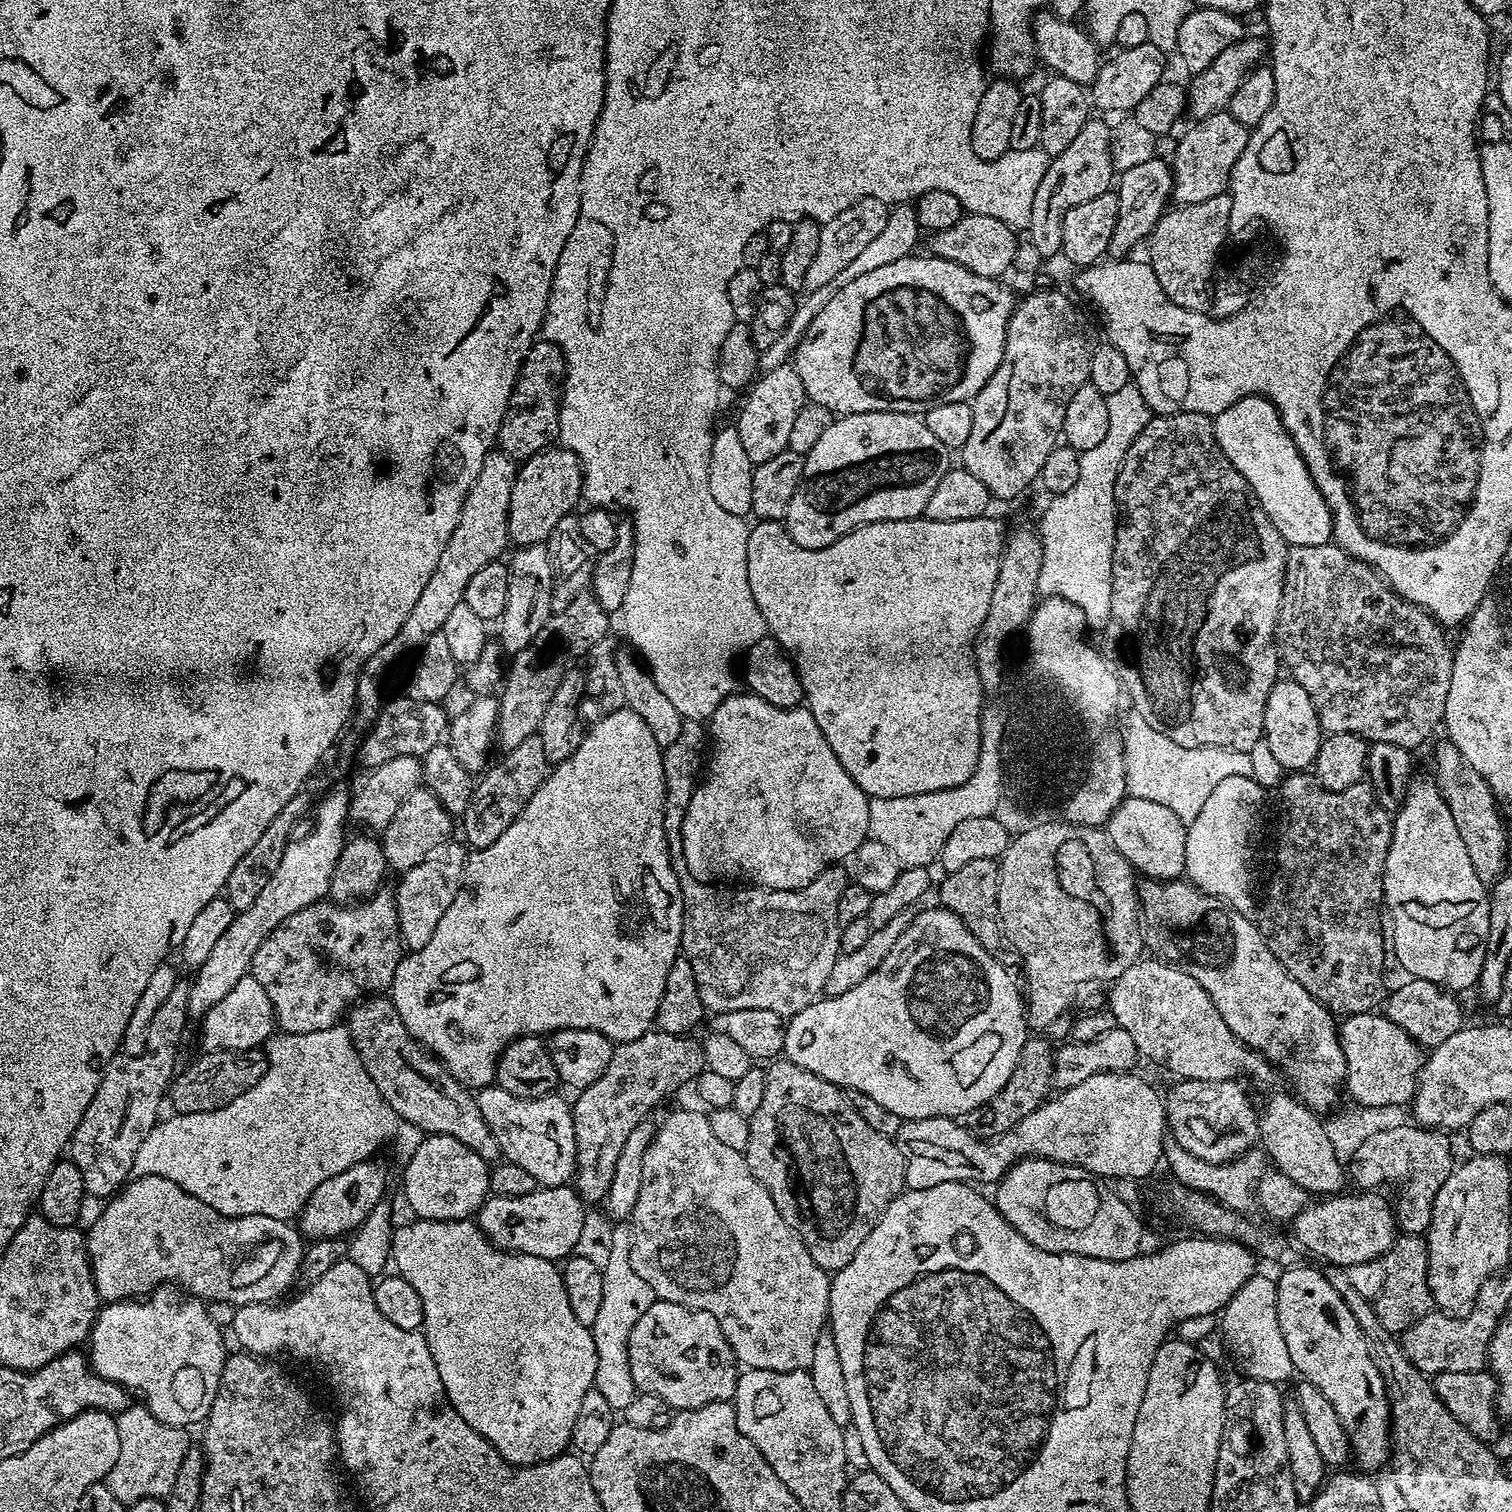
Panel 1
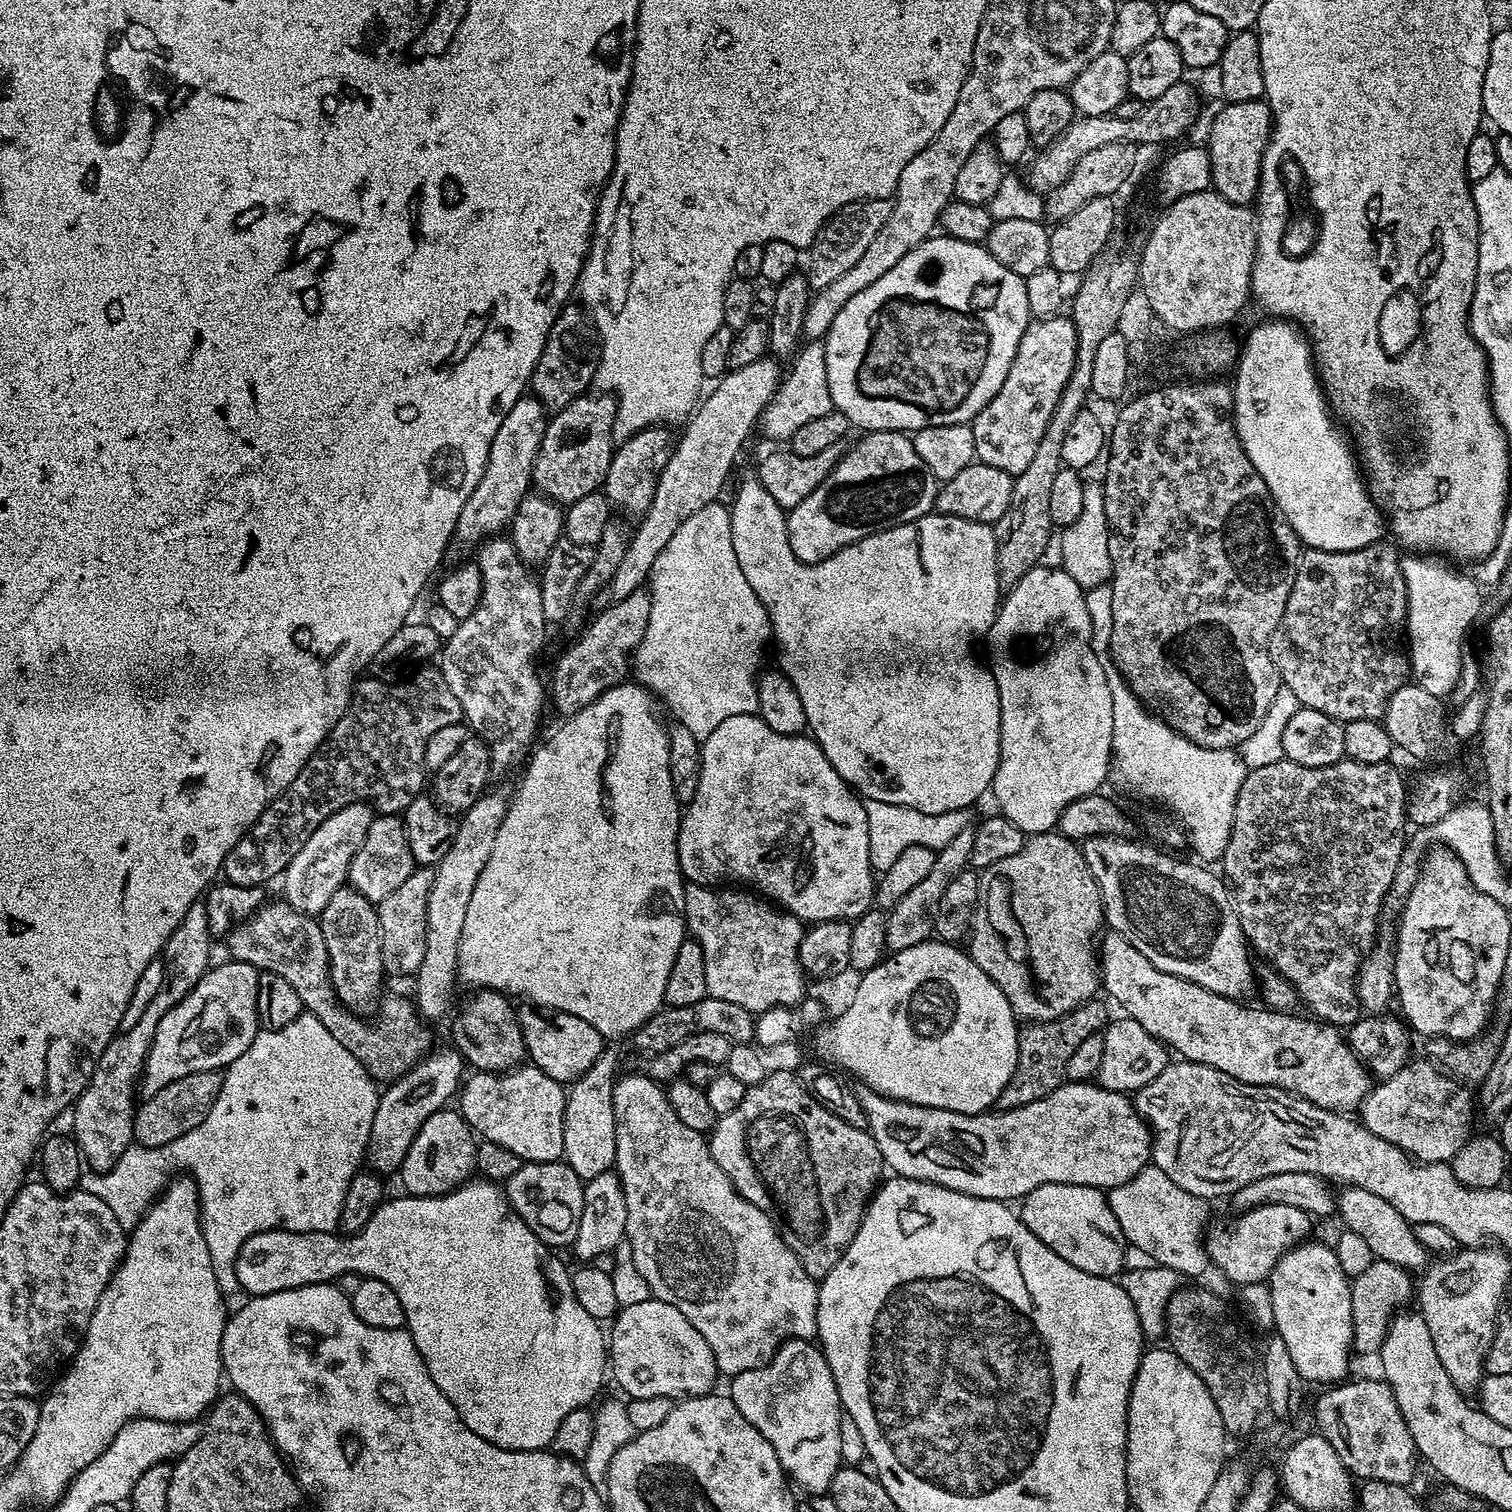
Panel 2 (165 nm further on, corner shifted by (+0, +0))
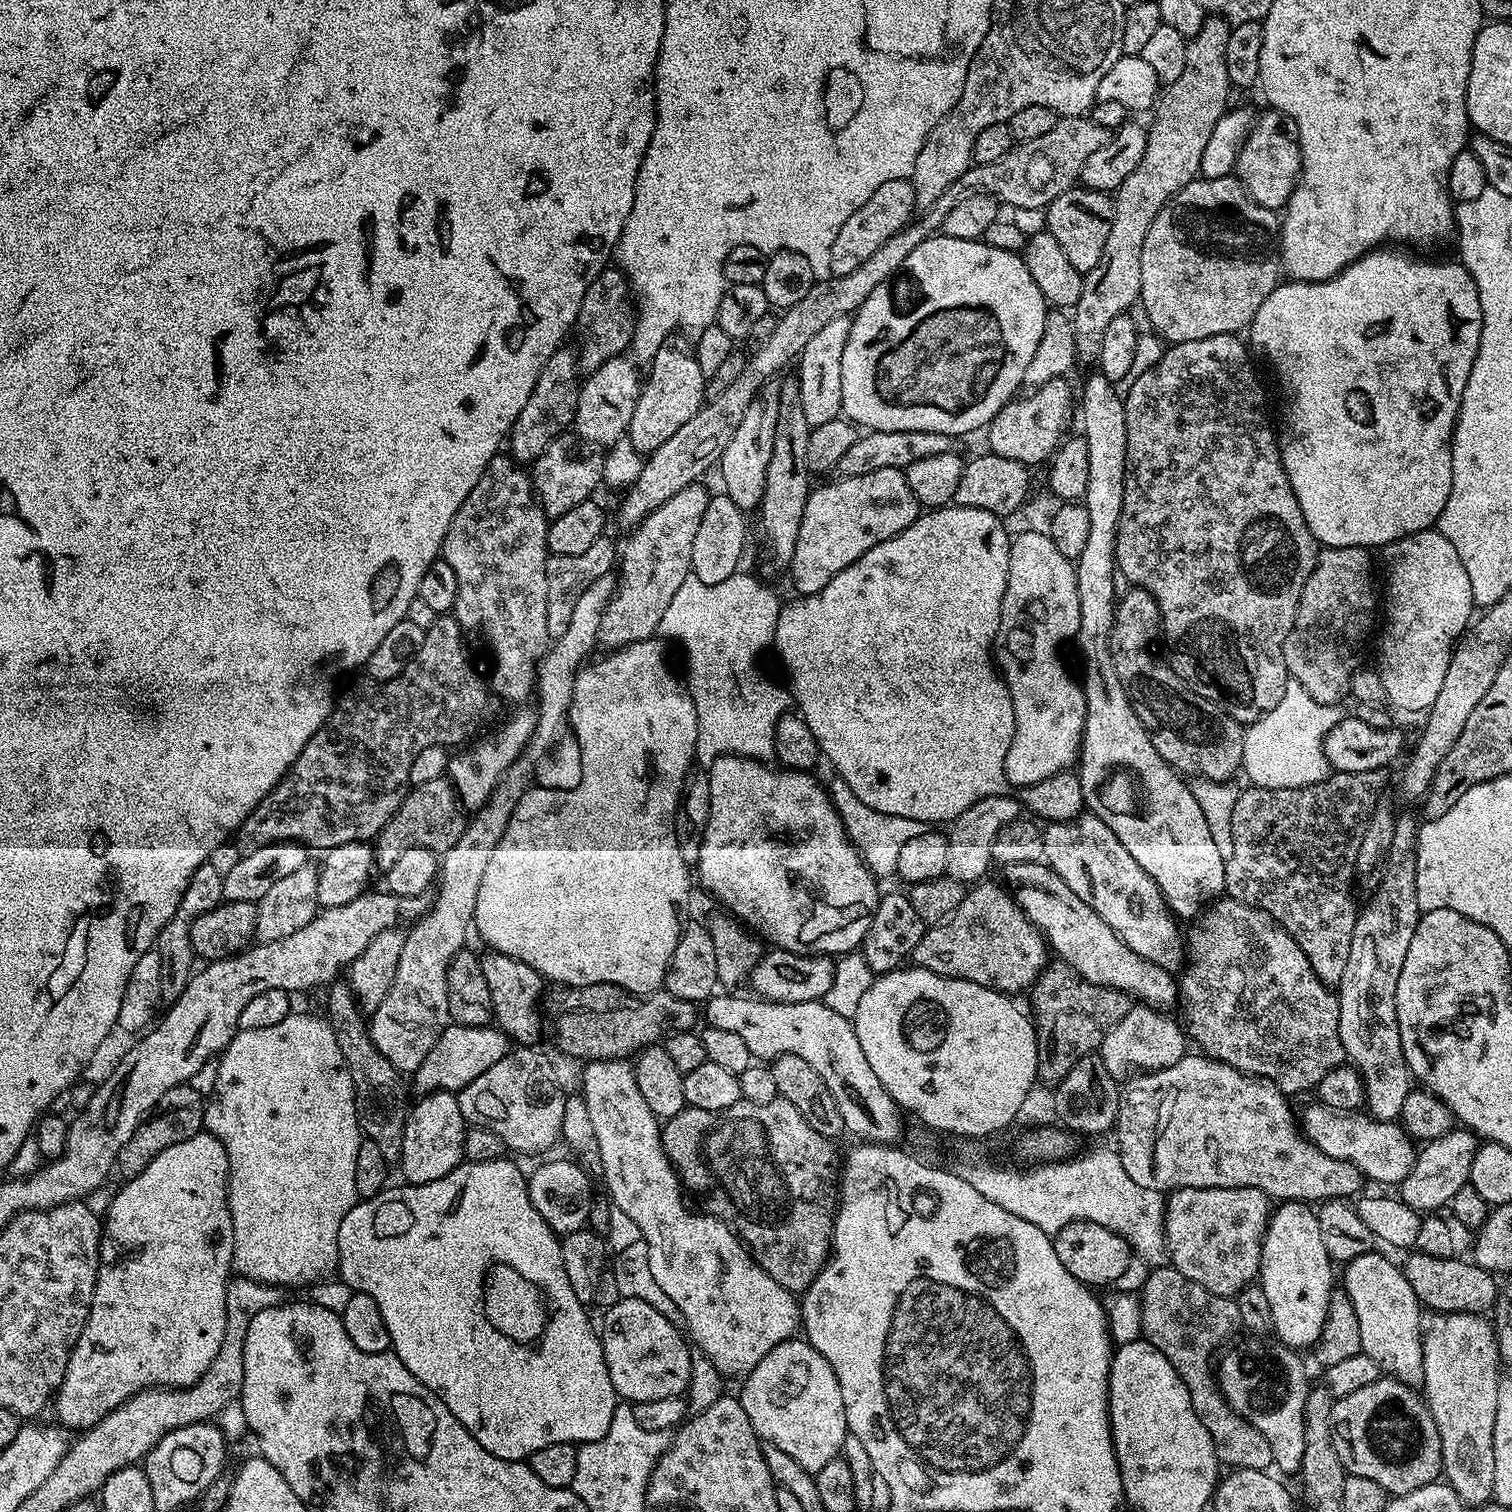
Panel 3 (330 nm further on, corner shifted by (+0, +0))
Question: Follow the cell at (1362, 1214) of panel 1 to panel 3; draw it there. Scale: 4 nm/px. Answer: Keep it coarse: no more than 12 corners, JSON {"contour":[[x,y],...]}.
{"contour":[[1167,1193],[1171,1267],[1235,1298],[1259,1277],[1270,1198]]}

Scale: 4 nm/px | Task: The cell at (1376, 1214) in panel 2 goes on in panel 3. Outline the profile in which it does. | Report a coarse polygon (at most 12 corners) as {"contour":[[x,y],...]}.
{"contour":[[1417,1250],[1402,1271],[1425,1309],[1484,1314],[1498,1280]]}

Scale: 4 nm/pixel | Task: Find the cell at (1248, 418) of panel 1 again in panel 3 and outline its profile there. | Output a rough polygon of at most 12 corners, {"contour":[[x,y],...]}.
{"contour":[[1395,247],[1277,284],[1317,545],[1429,531],[1482,302]]}

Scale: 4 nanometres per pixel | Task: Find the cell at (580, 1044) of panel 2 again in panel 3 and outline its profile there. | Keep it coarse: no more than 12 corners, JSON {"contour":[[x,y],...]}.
{"contour":[[501,952],[480,956],[495,1027],[536,1046],[545,981]]}

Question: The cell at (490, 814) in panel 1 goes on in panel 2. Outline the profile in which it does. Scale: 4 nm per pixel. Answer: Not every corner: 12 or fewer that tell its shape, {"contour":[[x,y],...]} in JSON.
{"contour":[[507,535],[474,562],[482,598],[438,666],[467,727],[512,768],[546,688],[540,582]]}

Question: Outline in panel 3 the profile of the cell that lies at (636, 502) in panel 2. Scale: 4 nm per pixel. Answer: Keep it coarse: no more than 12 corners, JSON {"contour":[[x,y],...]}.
{"contour":[[684,340],[647,365],[626,439],[658,450],[706,402]]}

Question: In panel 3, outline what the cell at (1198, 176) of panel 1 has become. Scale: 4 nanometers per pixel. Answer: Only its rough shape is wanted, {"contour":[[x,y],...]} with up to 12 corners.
{"contour":[[1283,112],[1259,113],[1234,175],[1280,210],[1300,178],[1300,141]]}

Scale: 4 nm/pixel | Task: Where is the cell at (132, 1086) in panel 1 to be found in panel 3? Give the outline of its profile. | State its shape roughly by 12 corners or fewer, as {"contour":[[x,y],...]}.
{"contour":[[215,863],[194,878],[162,926],[154,951],[162,958],[161,1001],[182,994],[194,975],[190,926],[224,900]]}

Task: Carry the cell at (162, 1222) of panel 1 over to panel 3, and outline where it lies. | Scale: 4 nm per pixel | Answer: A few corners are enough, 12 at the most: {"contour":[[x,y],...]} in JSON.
{"contour":[[511,1158],[361,1199],[338,1276],[503,1460],[593,1443],[600,1336]]}

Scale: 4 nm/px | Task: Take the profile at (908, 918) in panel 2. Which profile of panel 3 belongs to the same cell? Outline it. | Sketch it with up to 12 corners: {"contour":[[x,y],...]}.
{"contour":[[1015,795],[987,796],[951,821],[947,875],[965,886],[993,867],[1006,822],[1021,819]]}

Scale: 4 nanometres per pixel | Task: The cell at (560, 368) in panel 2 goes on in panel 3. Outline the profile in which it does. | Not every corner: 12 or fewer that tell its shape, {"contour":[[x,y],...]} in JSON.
{"contour":[[628,278],[590,282],[574,329],[585,373],[629,351],[636,329]]}

